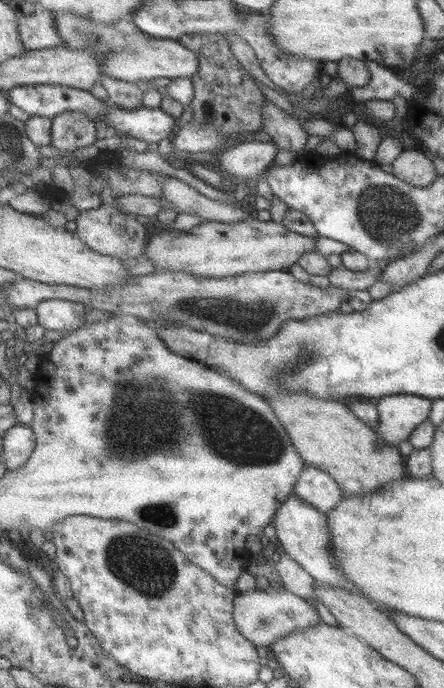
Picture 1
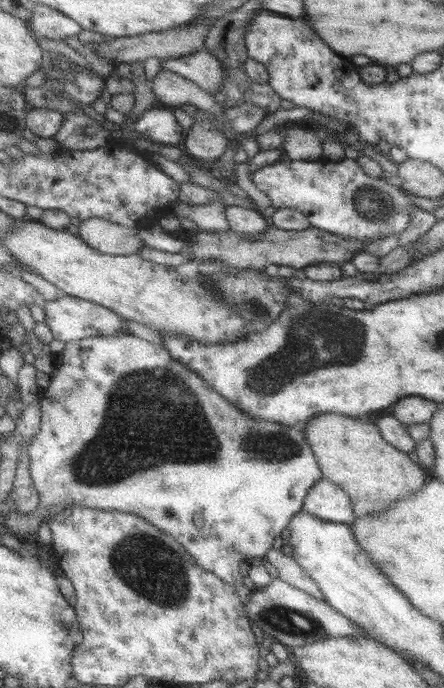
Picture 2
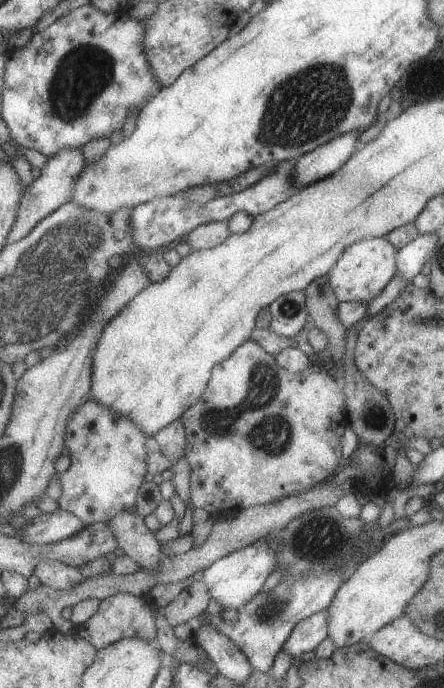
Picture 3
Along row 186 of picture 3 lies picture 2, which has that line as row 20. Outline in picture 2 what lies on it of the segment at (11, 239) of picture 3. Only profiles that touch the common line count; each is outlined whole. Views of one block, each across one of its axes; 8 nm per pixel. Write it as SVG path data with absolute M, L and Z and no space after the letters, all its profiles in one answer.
M44 4L36 6L29 22L36 38L74 43L77 34L83 32L83 26L79 22Z

